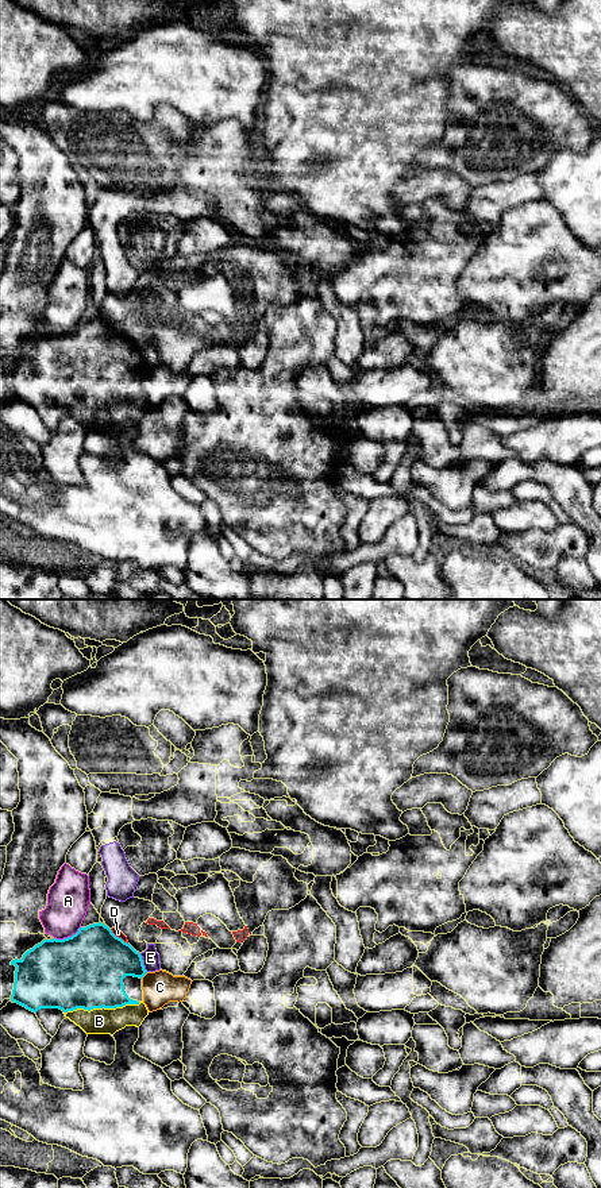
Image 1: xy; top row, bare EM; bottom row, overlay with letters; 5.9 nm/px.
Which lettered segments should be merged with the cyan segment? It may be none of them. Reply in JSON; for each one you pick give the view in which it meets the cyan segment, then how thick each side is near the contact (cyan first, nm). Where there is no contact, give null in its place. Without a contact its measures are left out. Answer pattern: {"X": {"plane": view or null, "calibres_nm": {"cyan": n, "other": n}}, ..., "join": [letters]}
{"B": {"plane": "xy", "calibres_nm": {"cyan": 440, "other": 160}}, "join": ["B"]}

